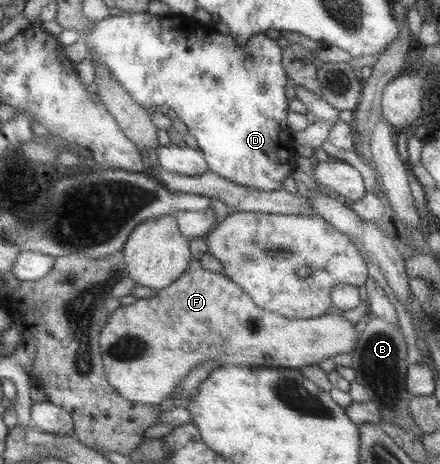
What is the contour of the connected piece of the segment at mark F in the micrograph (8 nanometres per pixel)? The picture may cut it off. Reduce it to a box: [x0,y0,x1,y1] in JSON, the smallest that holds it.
[99,259,359,405]

